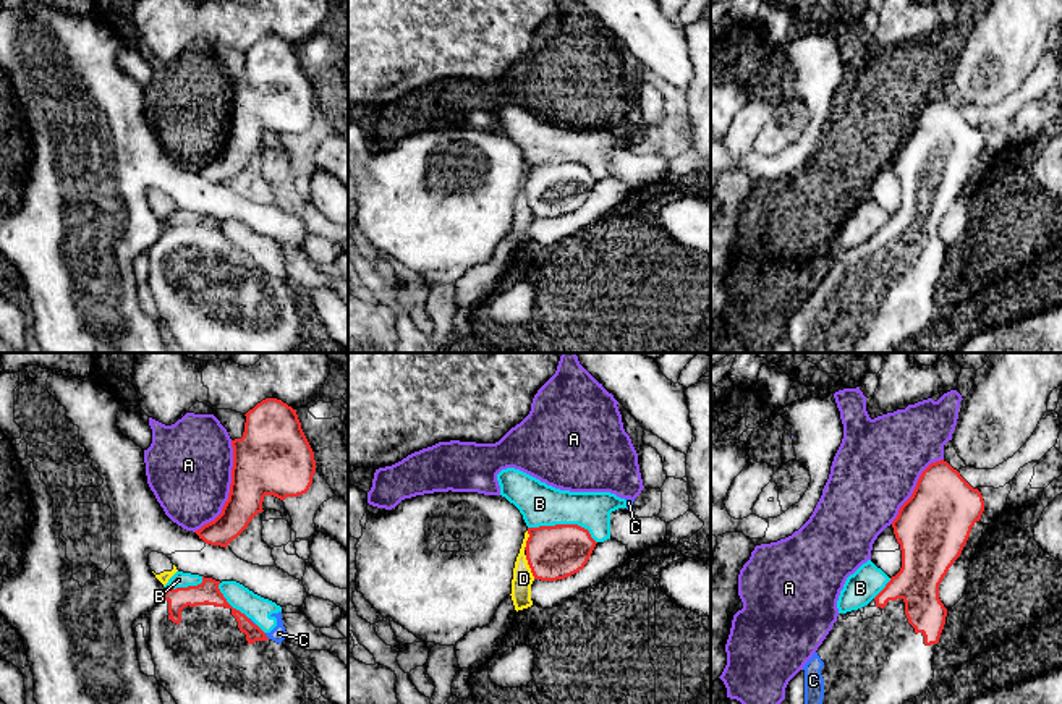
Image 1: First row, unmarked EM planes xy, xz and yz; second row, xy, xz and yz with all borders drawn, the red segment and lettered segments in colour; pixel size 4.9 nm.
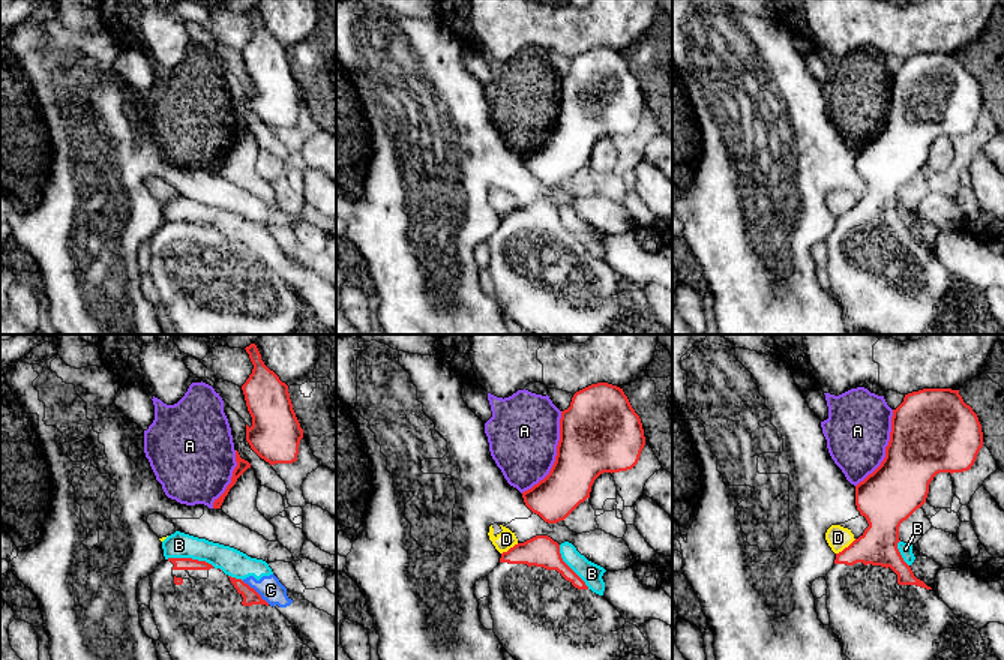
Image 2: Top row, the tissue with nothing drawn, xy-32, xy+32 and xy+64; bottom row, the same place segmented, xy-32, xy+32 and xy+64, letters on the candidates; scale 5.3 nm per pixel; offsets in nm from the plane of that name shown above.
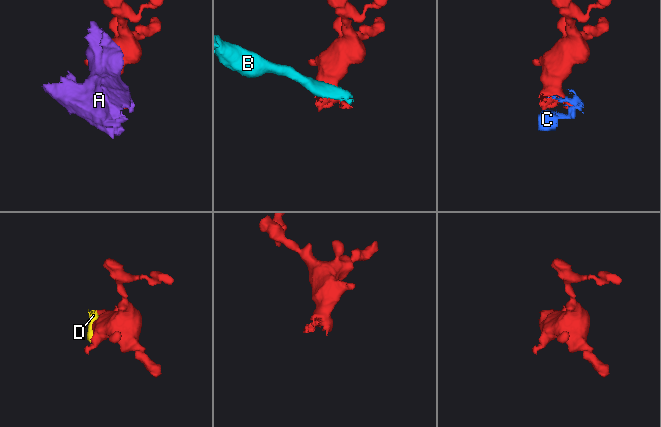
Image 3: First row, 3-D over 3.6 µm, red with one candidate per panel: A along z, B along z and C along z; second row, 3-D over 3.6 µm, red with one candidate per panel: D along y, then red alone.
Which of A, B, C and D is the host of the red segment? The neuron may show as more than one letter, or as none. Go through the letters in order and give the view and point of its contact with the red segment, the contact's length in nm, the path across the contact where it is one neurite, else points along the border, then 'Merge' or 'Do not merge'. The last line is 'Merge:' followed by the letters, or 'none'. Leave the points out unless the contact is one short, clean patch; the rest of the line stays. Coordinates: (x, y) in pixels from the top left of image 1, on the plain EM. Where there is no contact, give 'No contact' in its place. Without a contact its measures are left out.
A: Touches red at xy (230, 128). Shared border 500 nm. Do not merge
B: Touches red at xz (564, 162). Shared border 360 nm. Do not merge
C: Touches red at xy (266, 274). Shared border 40 nm. Boundary: xy (264, 271), (269, 275). Do not merge
D: Touches red at xz (530, 204). Shared border 130 nm. Boundary: xz (525, 193), (535, 216). Do not merge
Merge: none

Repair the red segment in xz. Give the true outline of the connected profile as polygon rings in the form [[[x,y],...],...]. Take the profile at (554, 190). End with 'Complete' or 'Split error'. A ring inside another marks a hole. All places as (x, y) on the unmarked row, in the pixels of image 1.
[[[578,162],[528,165],[526,197],[534,217],[565,217],[588,201],[596,178]]]. Complete

